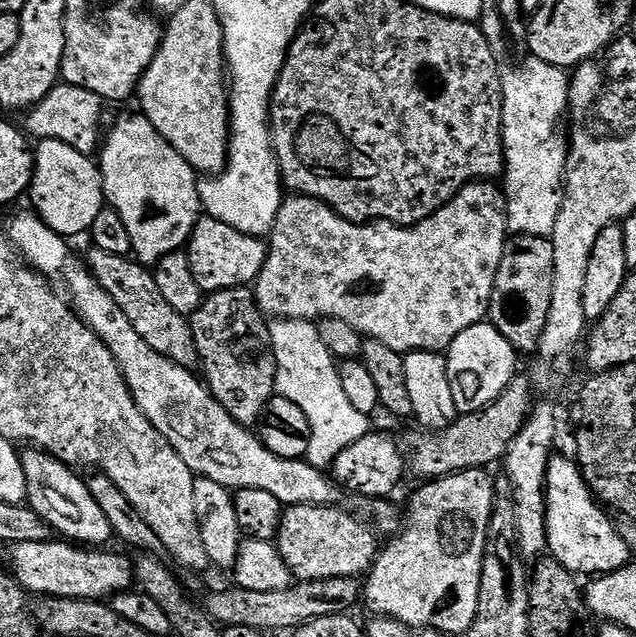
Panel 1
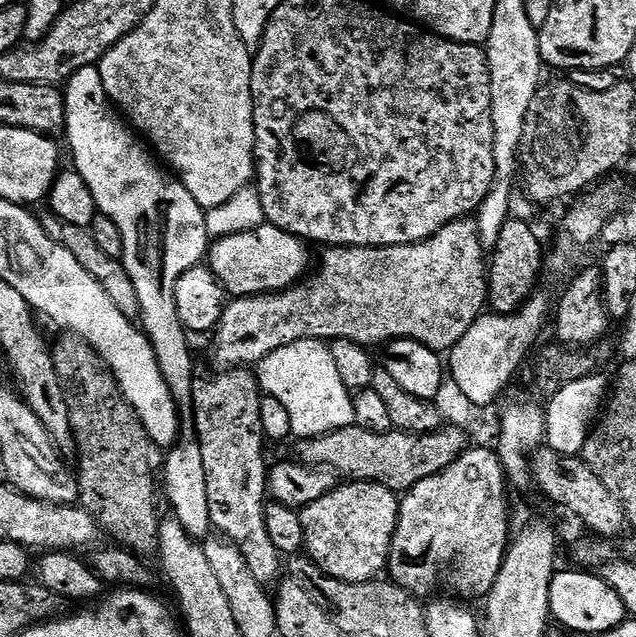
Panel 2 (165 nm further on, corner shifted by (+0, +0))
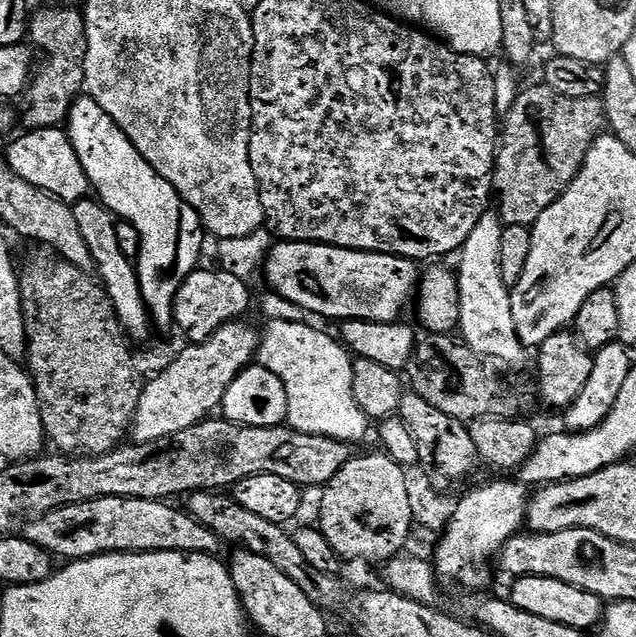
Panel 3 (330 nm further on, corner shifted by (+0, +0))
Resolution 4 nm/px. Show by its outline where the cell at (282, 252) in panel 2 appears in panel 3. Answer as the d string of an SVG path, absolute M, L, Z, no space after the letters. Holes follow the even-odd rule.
M285 240L283 242L273 243L268 251L267 259L262 265L262 276L268 279L268 288L273 293L280 295L287 302L292 302L296 306L300 306L305 310L313 311L317 314L325 315L326 318L333 322L343 322L346 320L373 320L374 322L382 322L383 324L395 324L401 319L400 316L404 312L404 307L409 307L410 301L413 299L414 293L418 288L418 268L417 261L406 260L403 256L388 256L385 252L359 252L353 248L336 248L332 244L312 244L309 240Z

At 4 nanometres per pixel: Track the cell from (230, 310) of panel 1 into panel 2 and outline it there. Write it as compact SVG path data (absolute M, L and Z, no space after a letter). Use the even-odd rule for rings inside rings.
M247 367L229 368L217 371L215 374L217 376L208 376L205 380L196 378L193 382L196 432L202 450L202 466L206 470L206 498L210 502L212 528L220 531L217 533L223 539L236 545L242 558L246 558L246 566L250 566L250 574L254 578L258 578L260 584L272 586L281 579L282 557L278 546L274 546L274 542L270 542L264 513L264 505L270 496L268 490L270 464L269 461L264 461L266 437L262 430L262 414L260 413L262 385L257 382L255 371L249 370Z

